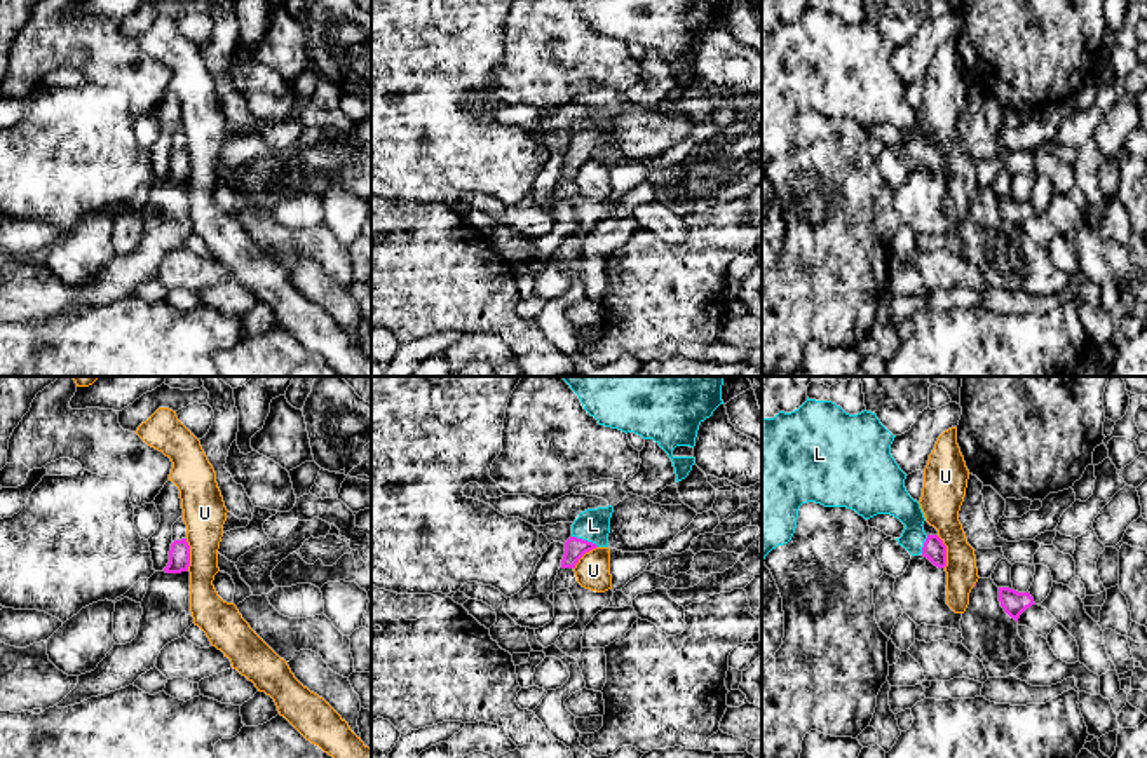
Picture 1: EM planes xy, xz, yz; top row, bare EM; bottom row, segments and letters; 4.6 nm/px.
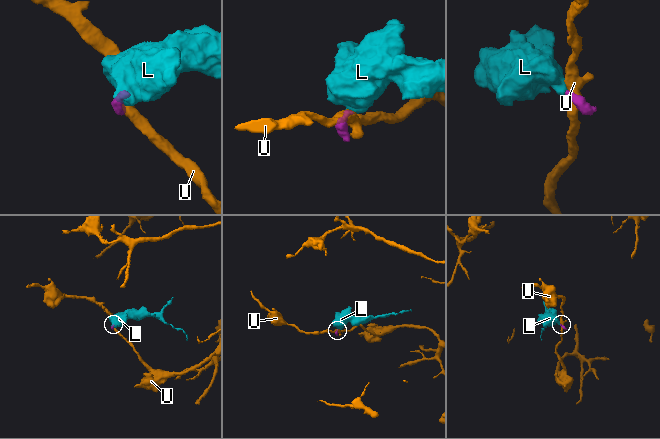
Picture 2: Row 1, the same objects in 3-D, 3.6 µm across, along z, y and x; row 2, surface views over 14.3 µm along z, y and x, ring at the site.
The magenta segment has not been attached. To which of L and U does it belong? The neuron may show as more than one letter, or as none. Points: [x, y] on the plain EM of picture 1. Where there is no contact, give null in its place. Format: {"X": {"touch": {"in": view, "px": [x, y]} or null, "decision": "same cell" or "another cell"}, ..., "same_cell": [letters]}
{"L": {"touch": {"in": "xz", "px": [586, 150]}, "decision": "same cell"}, "U": {"touch": {"in": "yz", "px": [945, 161]}, "decision": "another cell"}, "same_cell": ["L"]}

